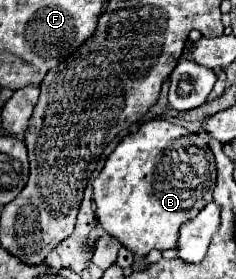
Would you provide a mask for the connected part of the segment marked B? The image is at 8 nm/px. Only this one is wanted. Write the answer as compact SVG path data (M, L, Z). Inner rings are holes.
M163 119L147 121L137 133L127 135L105 161L99 177L93 183L93 199L97 205L97 219L105 231L127 247L137 259L145 257L151 249L173 249L177 245L177 233L181 225L193 217L211 201L215 189L215 161L201 133L189 133L181 125L173 125Z

